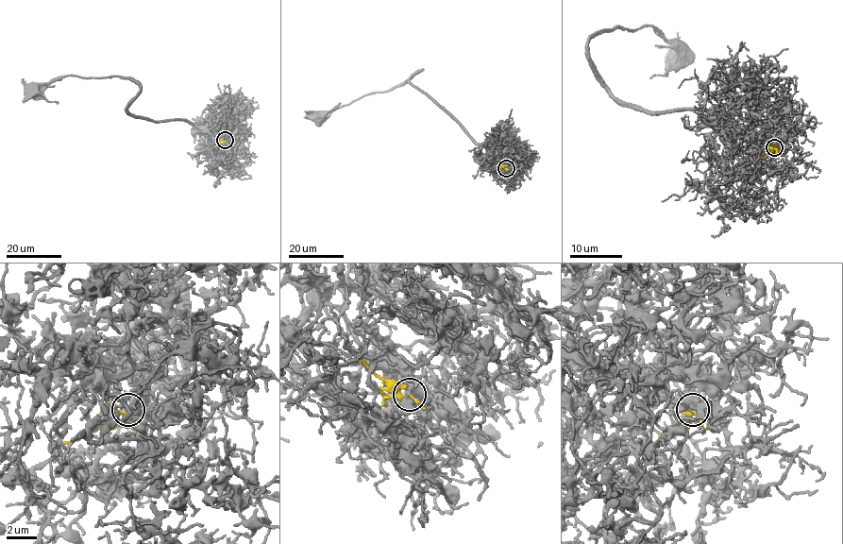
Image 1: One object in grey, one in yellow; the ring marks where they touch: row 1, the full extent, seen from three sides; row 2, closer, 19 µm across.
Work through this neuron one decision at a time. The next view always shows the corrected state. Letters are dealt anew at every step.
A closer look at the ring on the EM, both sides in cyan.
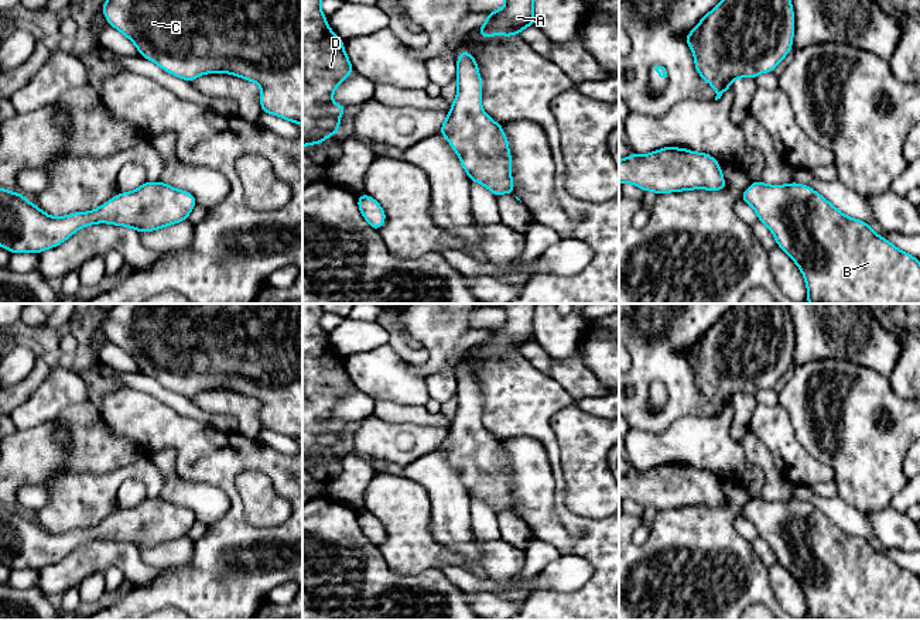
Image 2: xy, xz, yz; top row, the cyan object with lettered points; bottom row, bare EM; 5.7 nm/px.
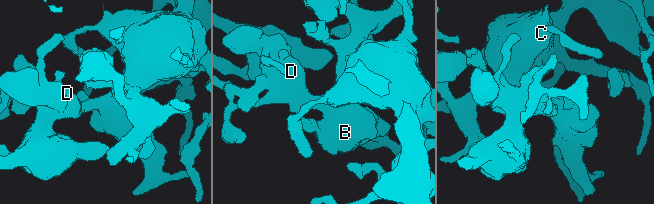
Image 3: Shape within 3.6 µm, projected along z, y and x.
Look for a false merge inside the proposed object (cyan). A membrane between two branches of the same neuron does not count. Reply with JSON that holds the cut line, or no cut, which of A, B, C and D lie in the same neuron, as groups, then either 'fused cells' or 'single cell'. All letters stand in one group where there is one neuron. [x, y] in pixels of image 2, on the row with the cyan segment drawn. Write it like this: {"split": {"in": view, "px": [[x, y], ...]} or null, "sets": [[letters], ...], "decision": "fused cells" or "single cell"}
{"split": null, "sets": [["A", "B", "C", "D"]], "decision": "single cell"}

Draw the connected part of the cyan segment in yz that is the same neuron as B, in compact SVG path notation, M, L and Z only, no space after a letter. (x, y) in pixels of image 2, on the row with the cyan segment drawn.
M752 182L741 195L798 266L808 304L920 304L920 261L876 234L871 225L845 216L808 185Z

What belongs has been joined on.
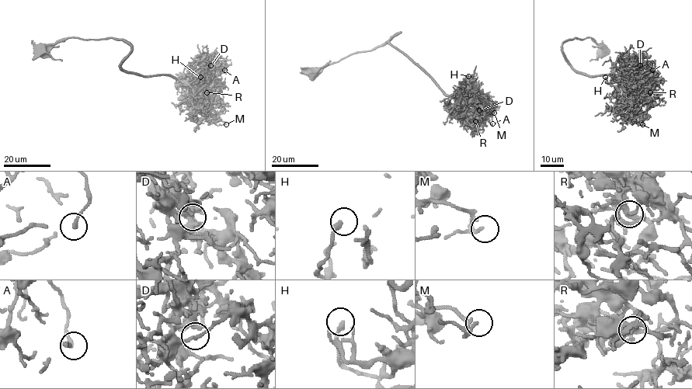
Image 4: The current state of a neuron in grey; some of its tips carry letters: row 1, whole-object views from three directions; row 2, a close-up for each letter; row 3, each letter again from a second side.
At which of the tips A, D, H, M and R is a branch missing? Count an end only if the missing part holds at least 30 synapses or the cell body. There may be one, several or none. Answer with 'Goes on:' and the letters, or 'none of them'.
Goes on: none of them

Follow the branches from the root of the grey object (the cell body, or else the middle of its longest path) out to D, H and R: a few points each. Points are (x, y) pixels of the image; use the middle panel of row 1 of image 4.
D: (311, 73), (351, 54), (383, 46), (399, 32), (389, 40), (392, 45), (446, 94), (464, 90), (479, 110)
H: (311, 73), (383, 46), (399, 32), (389, 42), (446, 94), (464, 83), (474, 88), (465, 79), (468, 76)
R: (311, 73), (351, 54), (383, 46), (399, 32), (389, 42), (446, 94), (453, 94), (475, 121)

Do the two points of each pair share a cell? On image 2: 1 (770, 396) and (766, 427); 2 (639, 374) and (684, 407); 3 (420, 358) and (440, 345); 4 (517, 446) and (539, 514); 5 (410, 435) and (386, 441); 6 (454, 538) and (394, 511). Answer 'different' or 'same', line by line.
1: different
2: same
3: different
4: same
5: same
6: different

